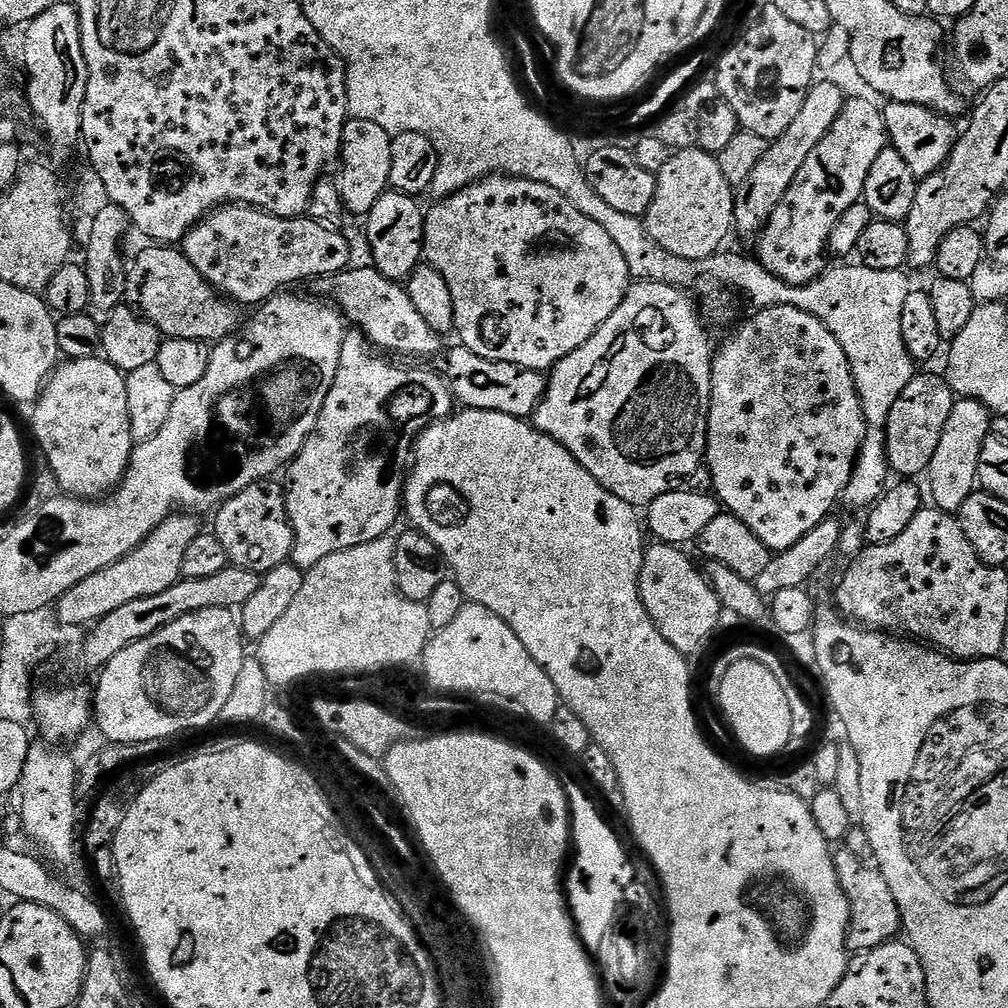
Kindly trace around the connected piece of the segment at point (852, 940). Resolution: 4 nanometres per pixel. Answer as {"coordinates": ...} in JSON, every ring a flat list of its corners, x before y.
{"coordinates":[[848,848,842,849,841,852,839,849,834,859,838,882,850,902,849,953,869,952,874,950,874,946,882,946,897,939,902,932,898,902,894,902,894,894,890,891,890,886,886,886,886,878,882,878,879,867,873,866,867,859,864,861,858,853,851,852]]}

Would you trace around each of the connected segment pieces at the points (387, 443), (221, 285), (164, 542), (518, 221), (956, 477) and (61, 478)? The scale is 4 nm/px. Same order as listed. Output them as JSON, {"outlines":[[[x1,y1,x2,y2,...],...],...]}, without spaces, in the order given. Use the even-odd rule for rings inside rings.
{"outlines":[[[348,330,344,333,342,350,340,351,340,365,338,374,334,374,334,386,322,406,322,414,318,418,316,428,308,435,307,442,302,446,300,453,292,461,288,472,288,484,286,483,286,495,288,497,288,517,294,530,294,546,292,547,291,563,298,565,299,568,313,568,322,558,330,558,338,550,350,550,354,546,366,546,366,542,374,542,378,538,389,535,396,524,396,519,402,516,402,497,404,495,404,485,406,483,403,475,396,476,396,435,399,434,400,428,416,428,423,430,428,427,430,420,428,415,431,414,432,408,448,408,454,404,454,397,446,383,443,375,427,372,424,368,399,368,396,364,387,364,384,360,379,360,376,356,368,353,370,344,359,330]],[[226,204,208,213,184,235,182,251,221,296,240,306,259,306,299,280,312,282,345,271,353,260,344,234,309,220,307,215,272,216,247,204]],[[173,514,167,516,133,552,126,552,110,566,91,574,85,581,79,582,54,605,54,613,61,625,88,624,95,625,106,614,114,614,118,606,126,606,126,602,135,602,138,598,150,598,150,594,162,594,162,590,170,590,182,578,182,562,186,558,186,550,190,550,190,542,200,535,202,525,192,514]],[[493,174,475,180,469,188,456,192,453,196,443,197,431,209,427,209,424,217,424,254,423,259,446,278,446,286,450,286,450,298,454,298,454,318,456,319,455,335,460,335,459,343,465,348,474,350,474,354,482,354,482,358,490,358,494,362,510,362,519,368,529,368,535,372,547,373,566,354,574,354,578,346,582,346,592,335,618,310,622,298,630,287,632,275,626,266,626,258,622,258,622,250,614,246,610,234,594,222,594,218,586,218,570,198,558,194,554,186,546,186,542,182,534,182,517,176]],[[960,398,953,406,950,422,946,422,946,430,942,430,942,442,938,442,938,450,934,450,934,458,926,473,931,503,943,512,959,513,962,502,966,502,966,498,977,491,978,462,982,446,992,431,993,419,993,413,980,400]],[[99,355,77,360,65,359,56,365,32,412,32,432,44,451,43,459,54,470,61,489,67,495,81,498,104,498,124,479,132,457,134,441,130,426,130,406,125,373]]]}

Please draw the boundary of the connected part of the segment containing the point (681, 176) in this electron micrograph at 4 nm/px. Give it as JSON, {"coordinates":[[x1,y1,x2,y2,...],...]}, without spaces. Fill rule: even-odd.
{"coordinates":[[699,146,687,148,681,152,673,152,670,162,666,162,666,166,662,166,662,170,656,173,656,193,654,194,654,202,650,202,650,210,647,216,643,217,644,227,647,228,650,238,654,238,654,242,658,242,658,246,662,246,670,254,678,254,678,258,690,258,691,260,701,260,707,256,712,256,716,252,721,251,725,247,724,239,731,233,734,228,734,186,730,182,726,182,726,177,722,175,722,166,719,159,711,152,702,151]]}

